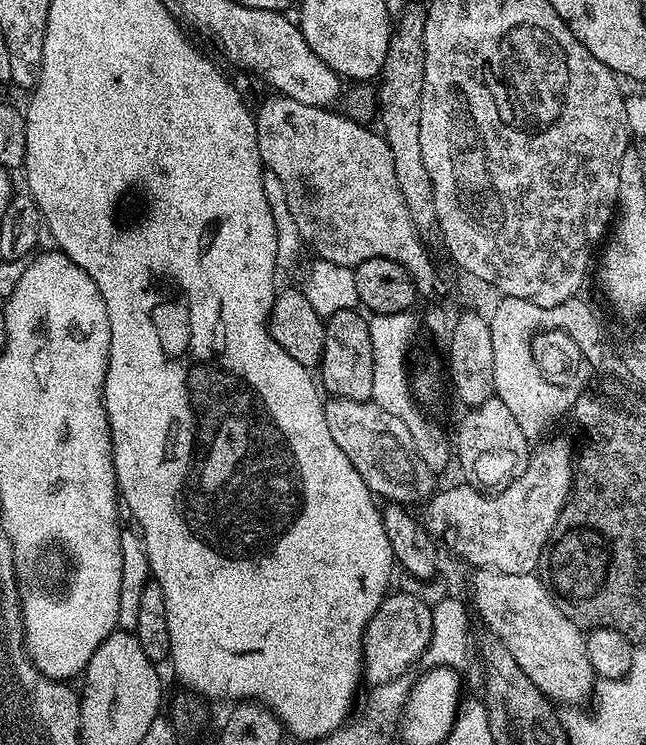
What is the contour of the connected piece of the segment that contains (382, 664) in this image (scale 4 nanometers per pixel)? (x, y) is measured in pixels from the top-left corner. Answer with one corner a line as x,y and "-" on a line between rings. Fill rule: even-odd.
394,592
385,595
374,618
370,618
364,627
362,676
372,686
394,682
399,676
405,675
409,671
407,668
427,652
432,637
432,609
429,601
419,600
408,592

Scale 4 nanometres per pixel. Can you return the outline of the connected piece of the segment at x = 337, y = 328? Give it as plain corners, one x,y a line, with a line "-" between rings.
356,308
338,310
338,314
327,317
324,329
326,350
322,350
322,362
318,369
318,380
323,391
342,400
371,401
374,390
374,345
370,342
370,326
365,313

